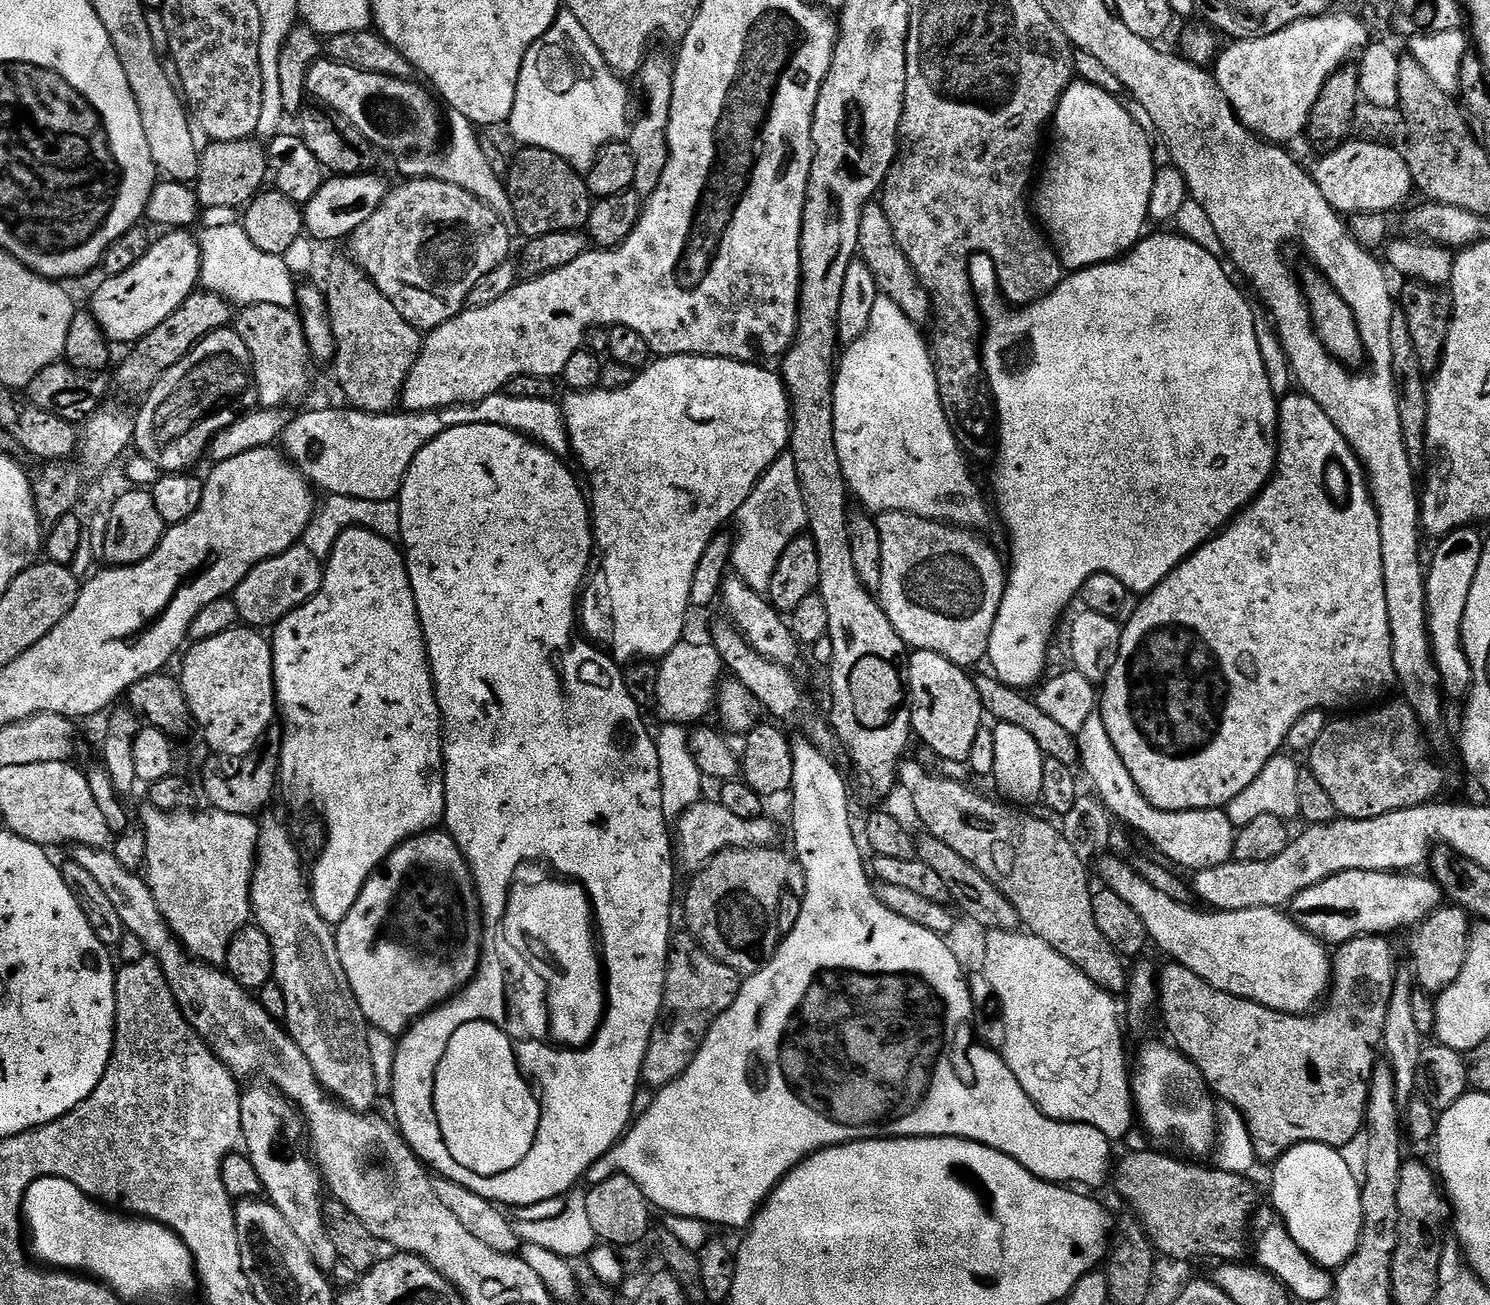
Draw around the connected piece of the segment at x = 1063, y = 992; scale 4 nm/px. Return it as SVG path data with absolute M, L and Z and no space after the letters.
M1027 931L989 932L986 938L986 945L986 966L983 973L989 979L992 987L991 995L996 1000L997 998L1000 999L1000 1012L1004 1015L1002 1023L1006 1028L1006 1042L1002 1049L1002 1055L1004 1061L1010 1066L1014 1078L1018 1078L1022 1090L1026 1090L1029 1098L1051 1120L1062 1120L1065 1124L1094 1126L1094 1130L1102 1130L1102 1134L1106 1134L1108 1140L1119 1142L1131 1130L1132 1120L1134 1124L1134 1097L1130 1083L1130 1064L1128 1068L1127 1062L1124 1061L1124 1036L1120 1033L1120 1012L1116 1009L1117 997L1113 993L1106 991L1105 988L1098 987L1090 978L1086 978L1086 974L1082 974L1082 970L1078 970L1078 966L1074 966L1074 962L1062 958L1062 954L1058 954L1058 950L1046 946L1046 942L1042 942L1042 938L1033 936Z

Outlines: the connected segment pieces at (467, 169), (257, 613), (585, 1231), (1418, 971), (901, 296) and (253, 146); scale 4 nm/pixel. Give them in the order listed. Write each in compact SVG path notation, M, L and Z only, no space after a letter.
M449 111L446 116L446 128L452 133L447 133L446 144L448 140L448 149L444 152L444 157L437 154L428 154L423 158L404 158L400 168L408 178L431 178L433 180L445 180L454 186L462 186L474 198L478 198L483 204L488 204L502 218L511 217L512 207L508 197L508 189L505 181L496 177L494 169L488 165L488 156L484 153L484 148L480 145L481 133L477 131L471 122L462 114Z
M303 543L293 544L282 554L255 564L250 574L242 578L234 593L240 620L249 628L271 629L286 619L293 610L301 608L311 596L318 594L323 581L322 562L314 558L314 554L310 554L310 550L306 550Z
M576 1190L567 1200L560 1197L536 1203L534 1206L509 1209L509 1217L515 1222L512 1229L516 1237L523 1243L542 1246L543 1249L550 1250L569 1262L576 1262L579 1256L587 1257L597 1247L598 1241L594 1234L594 1226L590 1222L590 1214L586 1214L586 1195L583 1191Z
M1441 906L1428 919L1422 921L1411 933L1412 936L1412 965L1415 983L1419 991L1429 994L1445 992L1458 974L1462 974L1462 966L1468 957L1470 947L1469 913L1455 906Z
M865 206L861 209L861 218L858 222L858 256L863 260L866 266L870 266L870 274L874 274L874 282L878 286L878 290L882 296L889 296L894 302L898 302L898 310L902 310L902 314L906 314L906 318L912 320L917 326L924 326L924 323L933 319L932 303L928 291L922 286L919 278L912 273L910 262L904 254L902 248L898 246L898 242L894 238L894 232L890 226L890 222L886 218L883 207Z
M259 139L239 140L238 142L209 143L208 149L199 153L200 168L196 171L194 191L196 199L206 209L208 208L236 208L247 205L248 201L265 187L268 174L268 153L265 145L259 144Z

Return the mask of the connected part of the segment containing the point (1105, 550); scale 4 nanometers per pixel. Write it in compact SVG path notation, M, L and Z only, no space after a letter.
M1160 230L1157 236L1151 236L1151 234L1145 235L1135 248L1109 263L1095 264L1092 268L1081 268L1073 271L1071 274L1065 275L1064 279L1060 281L1060 285L1050 295L1043 296L1041 300L1036 300L1030 305L1017 307L1015 310L1006 303L997 285L996 267L992 259L986 254L977 252L975 256L971 256L968 260L968 277L972 283L972 290L976 293L983 323L986 325L982 332L982 359L986 383L992 393L992 399L996 406L998 440L1000 436L1000 457L997 458L996 469L992 472L992 492L996 495L994 508L995 511L996 508L1000 511L1000 520L1004 523L1005 530L1008 531L1008 544L1012 547L1012 568L1010 564L1006 572L1004 597L998 606L998 614L994 618L994 630L990 634L990 646L988 647L986 660L987 663L992 663L993 669L991 668L991 671L996 679L1001 684L1005 684L1007 688L1028 690L1026 688L1030 687L1031 684L1036 686L1041 683L1044 676L1042 675L1044 672L1044 659L1048 656L1048 643L1052 640L1052 630L1056 626L1056 619L1059 618L1062 608L1066 607L1074 598L1079 597L1080 587L1084 585L1086 578L1090 578L1099 572L1105 572L1106 574L1114 574L1114 578L1118 578L1118 582L1126 585L1129 593L1147 594L1153 592L1187 556L1191 556L1197 548L1201 548L1213 536L1217 535L1221 529L1231 524L1235 520L1236 515L1244 511L1251 504L1255 496L1268 485L1269 480L1272 479L1273 472L1276 471L1276 451L1280 448L1280 406L1276 391L1270 386L1270 378L1266 374L1266 366L1262 362L1262 350L1258 350L1258 334L1254 334L1252 304L1250 300L1247 300L1236 289L1235 282L1228 277L1229 269L1227 267L1224 269L1220 265L1222 263L1221 257L1214 254L1206 254L1206 250L1202 250L1202 246L1194 246L1194 242L1190 242L1175 231L1164 231L1168 230Z

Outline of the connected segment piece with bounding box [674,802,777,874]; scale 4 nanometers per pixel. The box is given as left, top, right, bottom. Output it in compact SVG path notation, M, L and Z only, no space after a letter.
M701 802L690 806L682 813L674 824L674 852L680 860L689 868L692 874L705 868L714 857L727 848L770 848L777 842L776 828L768 821L768 818L747 820L730 814L726 806L719 802Z

